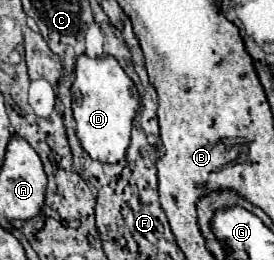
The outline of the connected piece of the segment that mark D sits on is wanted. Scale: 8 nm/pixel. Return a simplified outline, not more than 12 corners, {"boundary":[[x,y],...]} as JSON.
{"boundary":[[113,56],[75,64],[73,118],[99,162],[125,156],[139,92]]}

